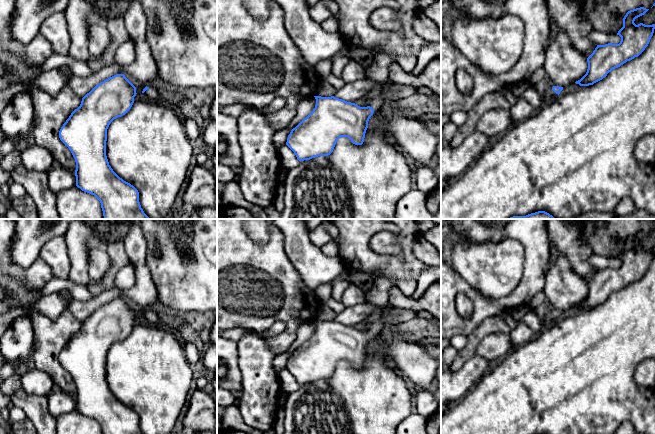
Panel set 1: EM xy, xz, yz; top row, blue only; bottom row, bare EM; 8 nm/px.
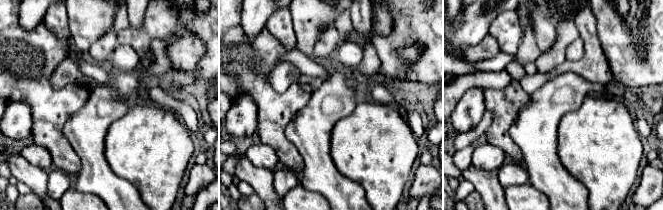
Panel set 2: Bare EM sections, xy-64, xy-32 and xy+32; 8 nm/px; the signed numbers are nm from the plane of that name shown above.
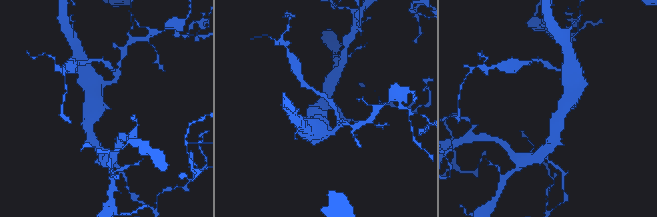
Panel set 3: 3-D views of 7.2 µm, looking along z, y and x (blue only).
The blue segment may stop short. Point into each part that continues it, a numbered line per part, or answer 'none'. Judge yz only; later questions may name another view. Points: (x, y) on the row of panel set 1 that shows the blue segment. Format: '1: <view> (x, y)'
1: yz (549, 94)

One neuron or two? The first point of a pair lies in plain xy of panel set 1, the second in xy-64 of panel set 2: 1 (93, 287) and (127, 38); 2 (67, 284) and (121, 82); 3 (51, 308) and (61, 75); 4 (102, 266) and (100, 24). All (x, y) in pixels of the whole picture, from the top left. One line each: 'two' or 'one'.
1: two
2: one
3: one
4: two

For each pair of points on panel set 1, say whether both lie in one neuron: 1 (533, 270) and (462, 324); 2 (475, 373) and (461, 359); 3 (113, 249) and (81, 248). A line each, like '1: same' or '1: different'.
1: same
2: different
3: different

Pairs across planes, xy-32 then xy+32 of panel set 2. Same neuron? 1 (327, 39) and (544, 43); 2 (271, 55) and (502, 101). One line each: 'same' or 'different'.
1: same
2: same

